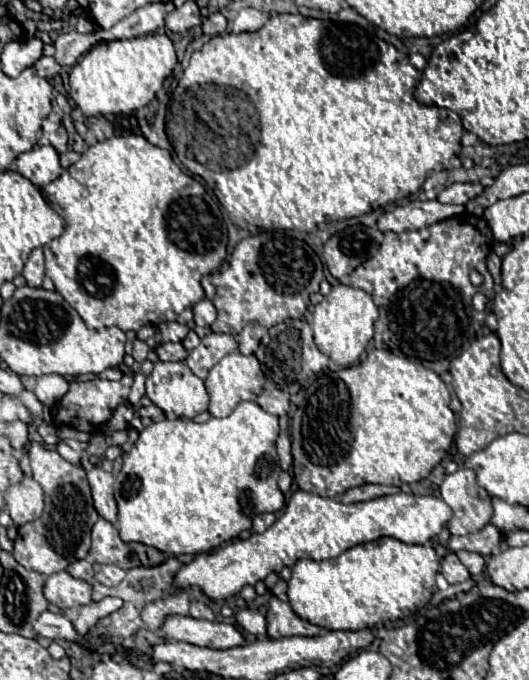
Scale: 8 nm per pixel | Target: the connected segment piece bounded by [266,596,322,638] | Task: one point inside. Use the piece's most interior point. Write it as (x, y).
(281, 620)

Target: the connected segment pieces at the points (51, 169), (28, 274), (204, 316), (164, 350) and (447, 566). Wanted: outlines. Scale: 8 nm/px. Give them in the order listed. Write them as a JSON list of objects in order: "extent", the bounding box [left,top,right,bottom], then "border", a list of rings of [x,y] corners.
[{"extent":[16,146,62,186],"border":[[[34,146],[16,158],[16,172],[36,186],[46,186],[62,174],[58,152],[52,146]]]},{"extent":[22,248,44,288],"border":[[[42,248],[38,250],[32,250],[24,270],[22,270],[22,276],[26,278],[26,282],[34,288],[40,288],[42,286],[42,278],[44,278],[44,254],[42,254]]]},{"extent":[192,298,216,328],"border":[[[208,298],[198,300],[192,310],[194,310],[194,322],[196,322],[196,326],[208,328],[216,320],[216,308],[214,308],[214,304]]]},{"extent":[156,342,188,360],"border":[[[166,342],[156,348],[156,354],[160,360],[184,360],[188,352],[180,342]]]},{"extent":[440,552,470,584],"border":[[[448,552],[448,554],[444,556],[440,574],[442,574],[450,584],[458,584],[458,582],[464,582],[466,578],[470,578],[466,566],[458,560],[458,556],[456,556],[454,552]]]}]

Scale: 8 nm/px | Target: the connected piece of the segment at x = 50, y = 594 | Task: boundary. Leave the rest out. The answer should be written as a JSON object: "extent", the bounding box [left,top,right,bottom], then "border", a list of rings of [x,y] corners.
{"extent":[44,572,92,610],"border":[[[56,572],[46,578],[44,598],[60,610],[78,608],[92,602],[92,586],[84,580],[72,578],[68,572]]]}

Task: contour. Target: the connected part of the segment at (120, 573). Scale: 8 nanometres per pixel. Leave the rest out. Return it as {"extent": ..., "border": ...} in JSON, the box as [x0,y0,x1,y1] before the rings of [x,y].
{"extent":[94,564,126,586],"border":[[[94,564],[94,578],[104,584],[104,586],[116,586],[124,580],[126,572],[118,566],[110,566],[110,564]]]}

